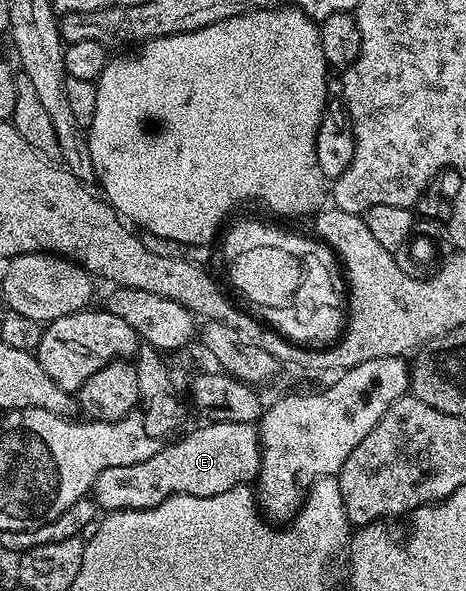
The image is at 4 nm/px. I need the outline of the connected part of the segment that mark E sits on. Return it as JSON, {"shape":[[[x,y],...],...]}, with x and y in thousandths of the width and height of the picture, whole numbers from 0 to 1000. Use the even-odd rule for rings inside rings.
{"shape":[[[442,712],[438,719],[373,755],[348,753],[324,778],[212,799],[195,831],[200,848],[225,866],[322,863],[378,836],[442,843],[541,817],[560,797],[558,726],[539,716]]]}

